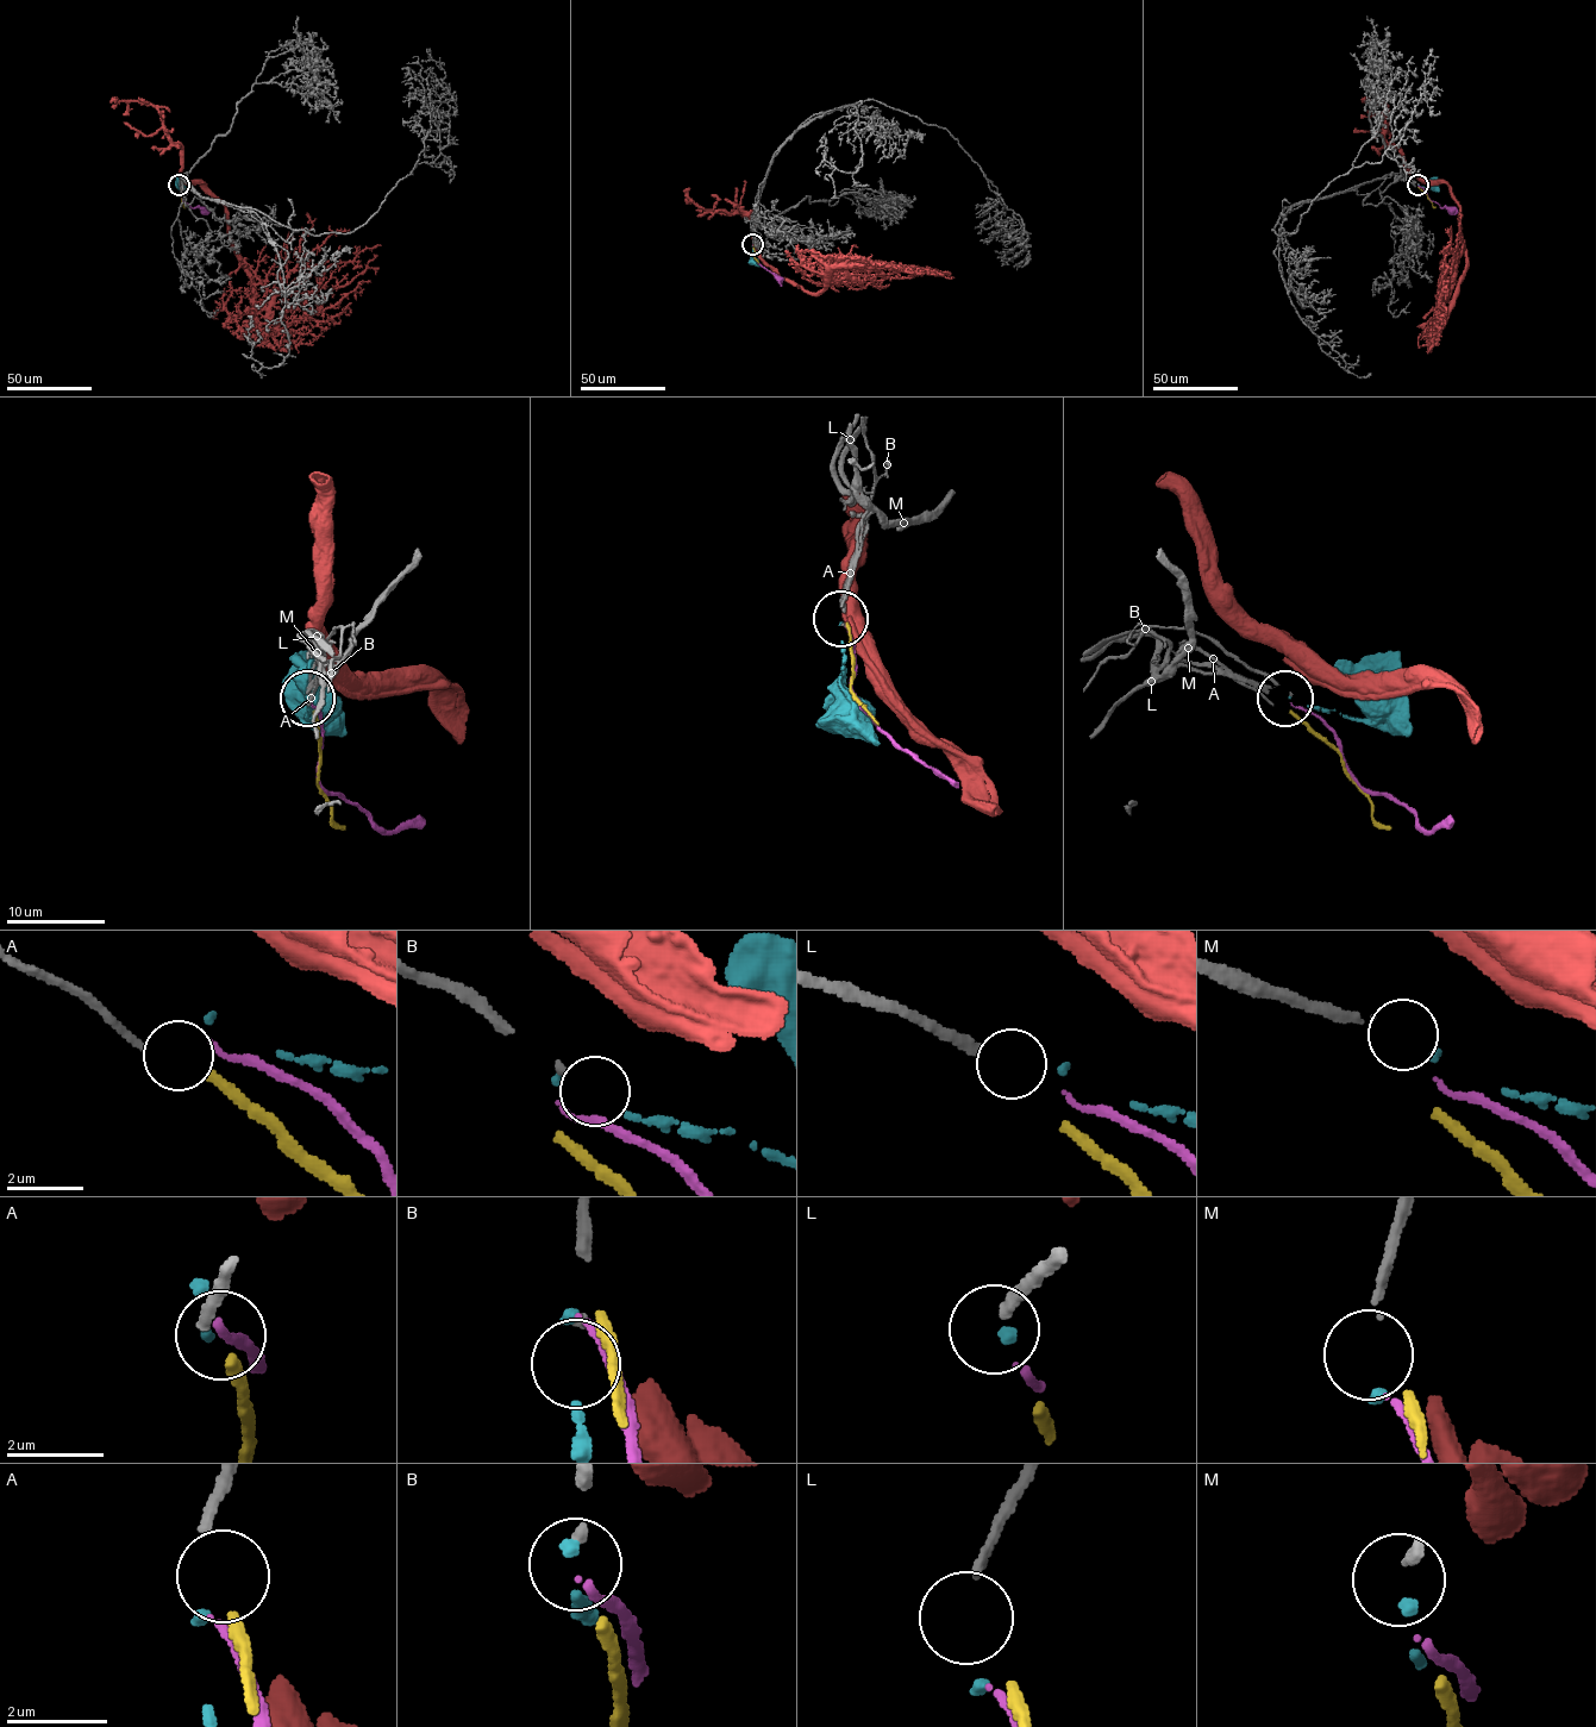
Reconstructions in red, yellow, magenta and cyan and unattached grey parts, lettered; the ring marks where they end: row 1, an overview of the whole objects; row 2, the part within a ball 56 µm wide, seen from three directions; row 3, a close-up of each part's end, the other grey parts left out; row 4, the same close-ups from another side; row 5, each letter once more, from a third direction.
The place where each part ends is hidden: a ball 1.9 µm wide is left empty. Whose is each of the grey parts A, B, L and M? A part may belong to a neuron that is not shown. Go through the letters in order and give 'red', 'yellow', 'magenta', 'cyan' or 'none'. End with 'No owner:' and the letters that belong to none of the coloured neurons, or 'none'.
A: yellow
B: none
L: none
M: cyan
No owner: B, L

